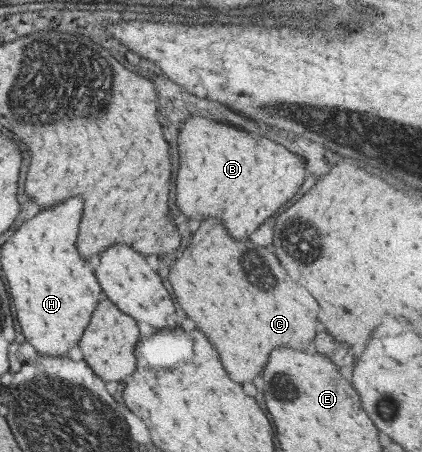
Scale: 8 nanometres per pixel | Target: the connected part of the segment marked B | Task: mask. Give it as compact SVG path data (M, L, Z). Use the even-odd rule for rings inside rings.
M190 118L188 122L184 122L178 136L178 146L180 146L180 170L176 174L178 208L182 210L184 216L194 220L204 220L208 216L220 218L228 212L226 230L234 240L246 240L252 232L256 232L262 222L274 216L276 210L280 210L286 202L290 202L298 194L306 178L307 166L304 157L292 154L282 144L276 144L264 136L242 132L208 118Z

